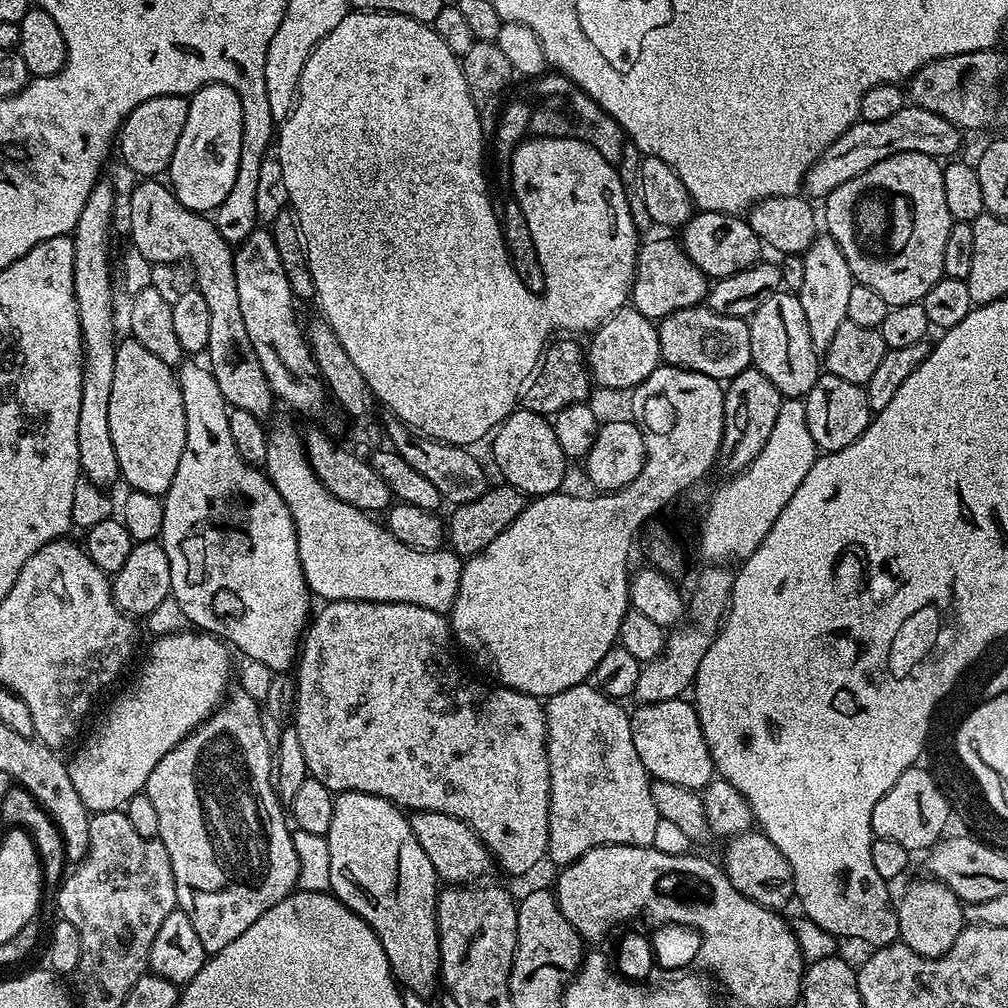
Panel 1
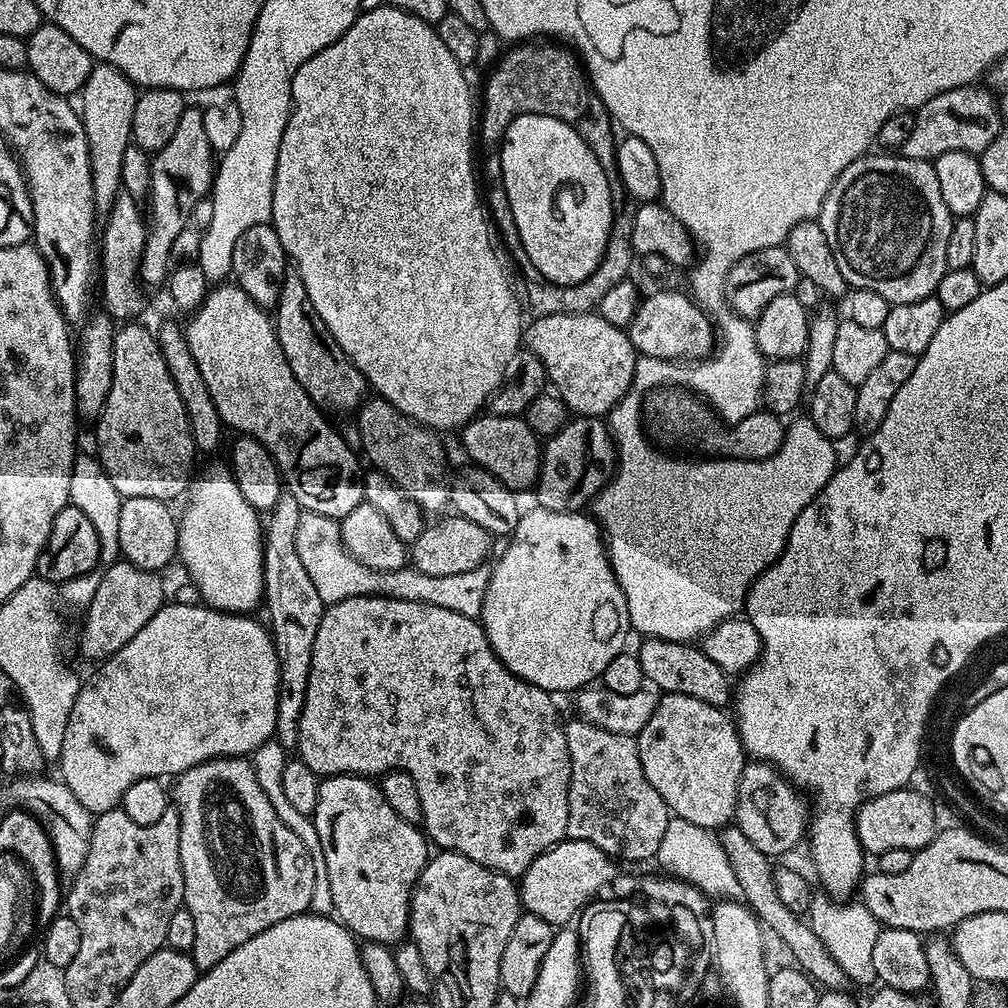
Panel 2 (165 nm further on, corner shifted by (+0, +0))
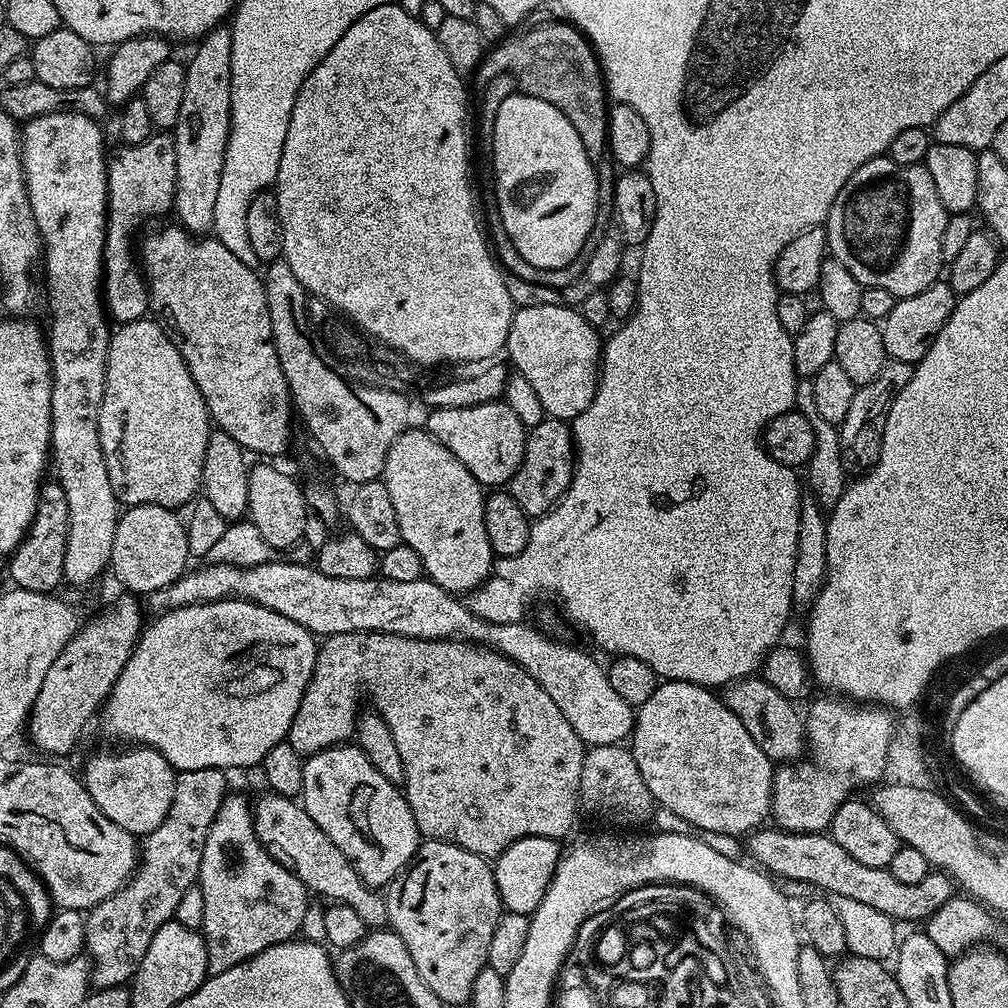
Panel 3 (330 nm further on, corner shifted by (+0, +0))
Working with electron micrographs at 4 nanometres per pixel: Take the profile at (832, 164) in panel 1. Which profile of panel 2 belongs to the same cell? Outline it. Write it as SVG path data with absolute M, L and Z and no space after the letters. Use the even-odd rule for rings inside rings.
M969 86L946 90L921 108L915 109L916 121L910 138L906 138L902 154L915 160L936 160L942 154L950 154L950 150L963 152L984 152L994 138L998 138L1002 127L1000 106L996 97L984 86Z

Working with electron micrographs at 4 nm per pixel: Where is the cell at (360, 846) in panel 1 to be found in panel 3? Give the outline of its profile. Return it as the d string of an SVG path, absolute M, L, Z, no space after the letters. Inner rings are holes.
M352 742L315 752L303 763L302 803L310 818L314 818L322 834L346 854L356 873L367 884L391 884L411 864L422 843L407 795L378 774L370 758Z

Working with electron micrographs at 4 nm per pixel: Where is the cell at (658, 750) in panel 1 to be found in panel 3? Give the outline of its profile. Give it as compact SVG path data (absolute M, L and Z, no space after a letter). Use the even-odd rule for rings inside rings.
M685 680L657 683L654 694L650 694L650 698L646 698L646 702L639 705L635 713L630 751L634 762L638 762L638 774L642 774L646 790L650 790L657 805L678 814L679 818L685 819L701 833L717 832L740 838L769 819L772 810L773 761L762 754L758 742L750 738L746 726L738 722L738 714L725 706L723 699L713 689Z

